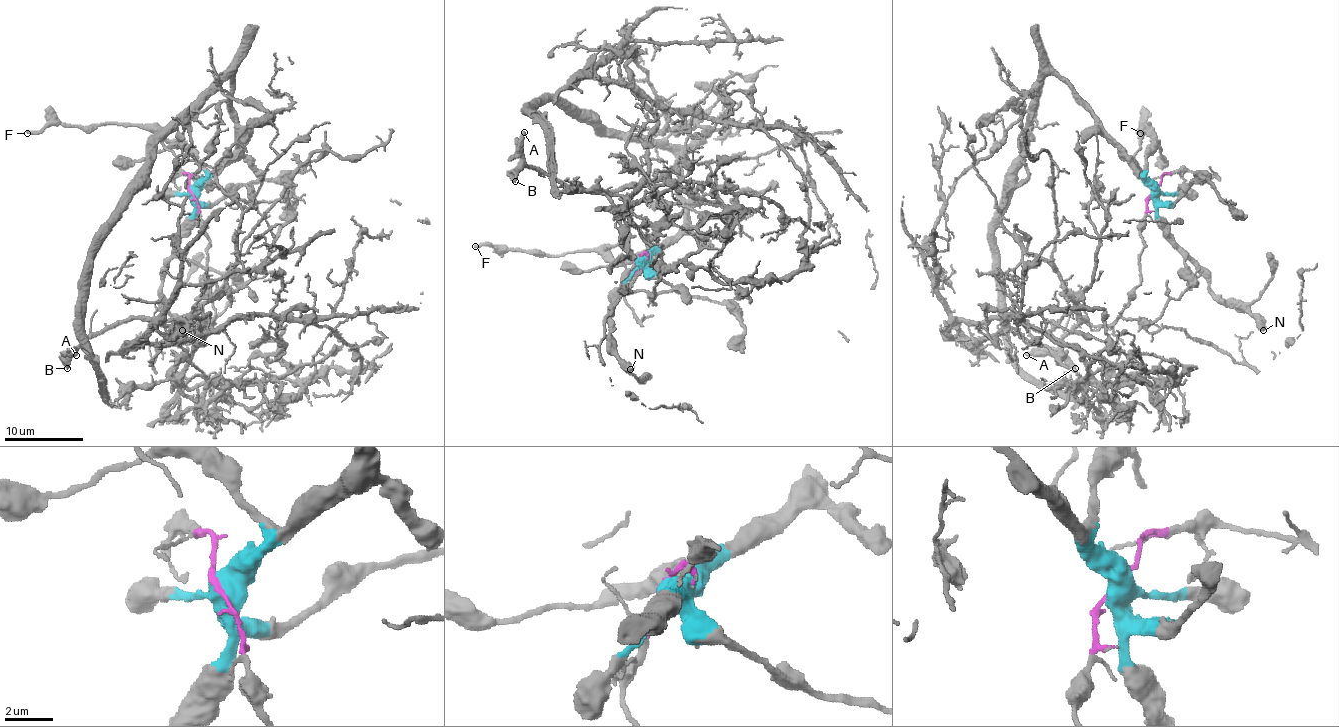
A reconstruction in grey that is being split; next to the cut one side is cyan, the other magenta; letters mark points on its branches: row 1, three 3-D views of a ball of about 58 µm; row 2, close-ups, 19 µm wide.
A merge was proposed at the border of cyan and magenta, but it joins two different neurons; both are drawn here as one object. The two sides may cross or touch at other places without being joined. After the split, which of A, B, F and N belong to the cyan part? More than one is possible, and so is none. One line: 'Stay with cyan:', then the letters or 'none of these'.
Stay with cyan: F, N

